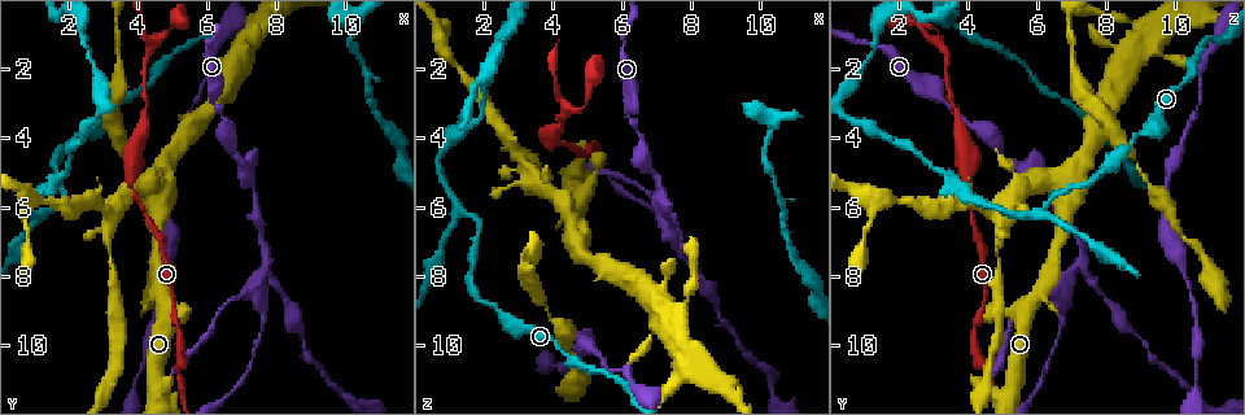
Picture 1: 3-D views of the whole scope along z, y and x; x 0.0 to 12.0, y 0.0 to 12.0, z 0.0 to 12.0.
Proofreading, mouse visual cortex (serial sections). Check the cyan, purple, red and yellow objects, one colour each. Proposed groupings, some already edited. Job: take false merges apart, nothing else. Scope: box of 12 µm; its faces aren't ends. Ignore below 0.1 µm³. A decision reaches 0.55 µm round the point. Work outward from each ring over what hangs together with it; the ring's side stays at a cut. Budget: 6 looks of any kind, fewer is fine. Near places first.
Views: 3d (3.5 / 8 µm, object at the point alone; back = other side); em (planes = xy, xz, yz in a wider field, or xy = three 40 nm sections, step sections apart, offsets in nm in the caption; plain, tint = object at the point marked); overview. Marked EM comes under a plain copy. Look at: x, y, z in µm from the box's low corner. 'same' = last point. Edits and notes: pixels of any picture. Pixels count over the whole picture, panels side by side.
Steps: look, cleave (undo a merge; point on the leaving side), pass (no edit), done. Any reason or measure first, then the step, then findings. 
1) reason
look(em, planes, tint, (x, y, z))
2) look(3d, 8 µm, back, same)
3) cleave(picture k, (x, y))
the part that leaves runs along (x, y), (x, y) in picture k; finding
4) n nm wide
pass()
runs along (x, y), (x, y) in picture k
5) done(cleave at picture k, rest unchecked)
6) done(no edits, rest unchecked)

side arm on a straight run
look(3d, 8 µm, (7.7, 7.5, 7.3))

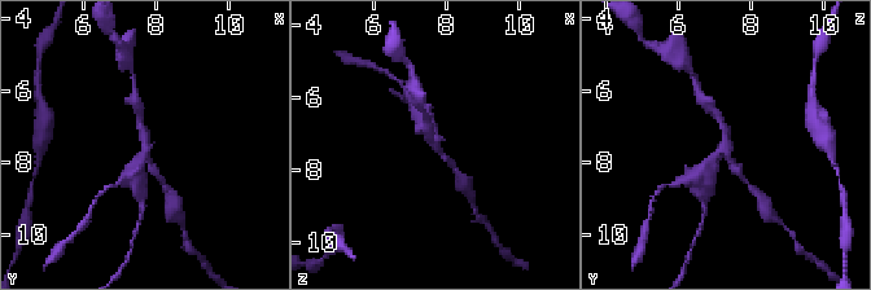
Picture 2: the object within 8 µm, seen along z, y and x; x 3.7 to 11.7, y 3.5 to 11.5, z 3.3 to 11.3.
zoom in
look(3d, 3.5 µm, (7.7, 7.5, 7.4))

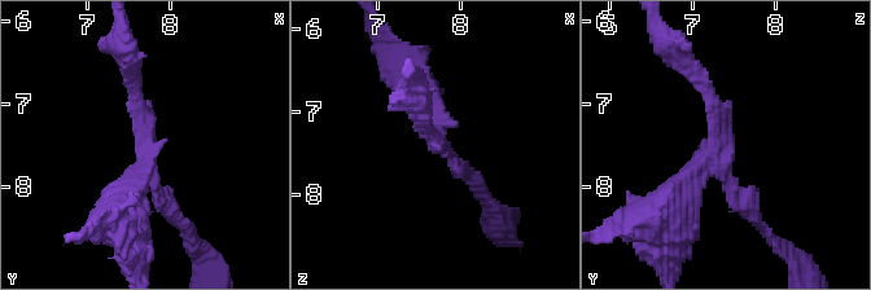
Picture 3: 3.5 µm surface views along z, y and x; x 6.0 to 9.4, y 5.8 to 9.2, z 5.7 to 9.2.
cleave(picture 3, (144, 205))
the part that leaves runs along (145, 162), (128, 225), (101, 225) in picture 3; two cells meet here

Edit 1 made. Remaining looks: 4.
see it whole again
look(overview)

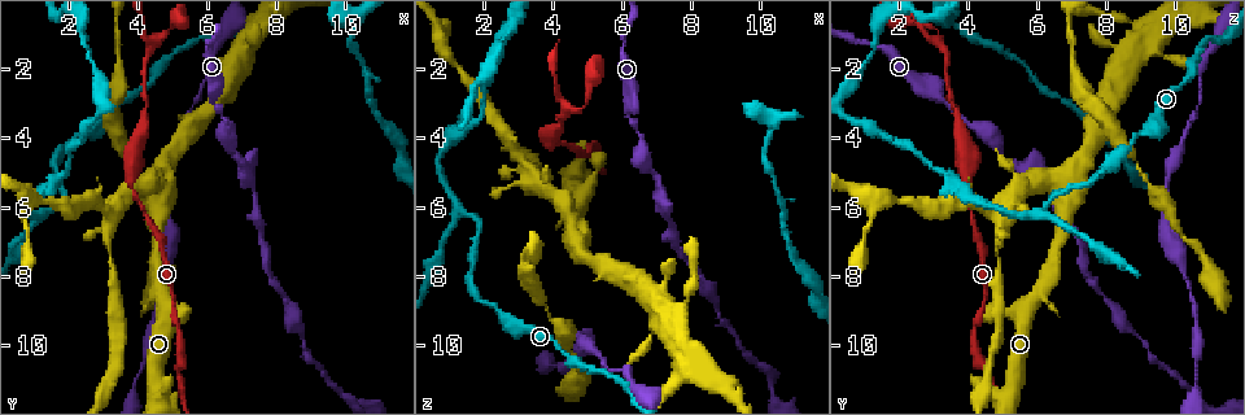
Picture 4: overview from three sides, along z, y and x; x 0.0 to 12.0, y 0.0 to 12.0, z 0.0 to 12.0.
look(3d, 3.5 µm, (1.4, 6.1, 6.2))

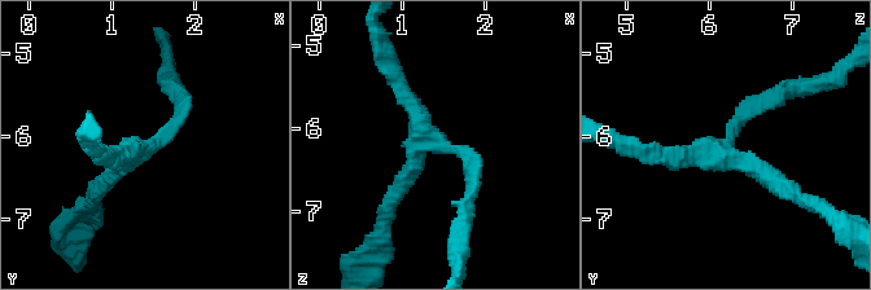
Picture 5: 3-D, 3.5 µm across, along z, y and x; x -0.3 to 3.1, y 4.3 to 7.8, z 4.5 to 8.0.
3 arms
pass()
runs along (472, 193), (472, 159), (420, 126), (393, 70) in picture 5; one cell here

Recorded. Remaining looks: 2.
three-way junction
look(3d, 8 µm, (4.4, 1.3, 3.2))

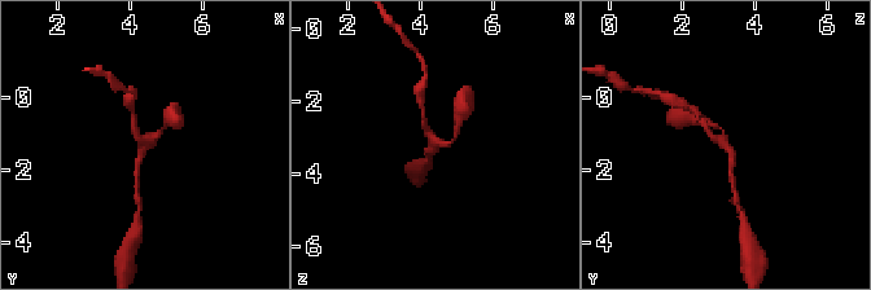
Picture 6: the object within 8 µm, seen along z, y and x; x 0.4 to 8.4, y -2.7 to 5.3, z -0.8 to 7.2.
3 arms; arms of 100, 200, 200 nm; now the EM
look(em, xy, step 5, tint, (4.3, 1.3, 3.2))

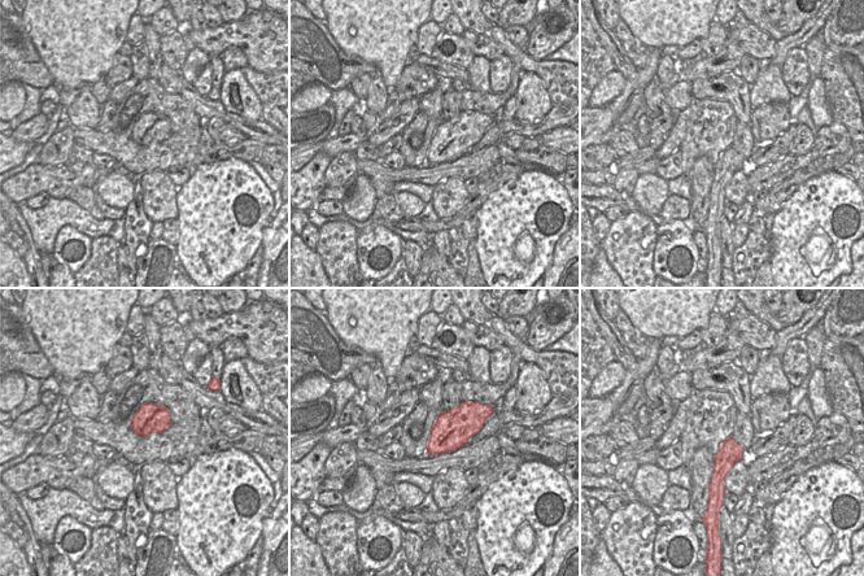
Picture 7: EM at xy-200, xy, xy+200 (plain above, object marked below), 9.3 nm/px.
pass()
continuous, no second cell

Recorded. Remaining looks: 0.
done(cleave at picture 3, rest unchecked)

